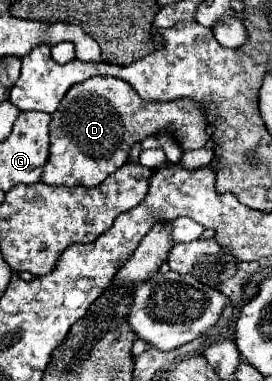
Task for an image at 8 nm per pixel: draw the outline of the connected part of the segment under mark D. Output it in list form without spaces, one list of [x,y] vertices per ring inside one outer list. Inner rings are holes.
[[[96,76],[84,80],[82,84],[76,84],[66,92],[58,110],[52,114],[50,158],[44,166],[40,180],[44,184],[54,184],[54,186],[86,186],[86,188],[98,186],[112,172],[116,172],[122,164],[128,162],[128,152],[134,144],[140,144],[148,136],[160,136],[160,134],[174,136],[184,152],[194,148],[204,148],[208,142],[208,132],[204,126],[204,116],[200,114],[200,106],[192,104],[192,100],[188,98],[176,102],[144,102],[128,82],[112,76]]]

